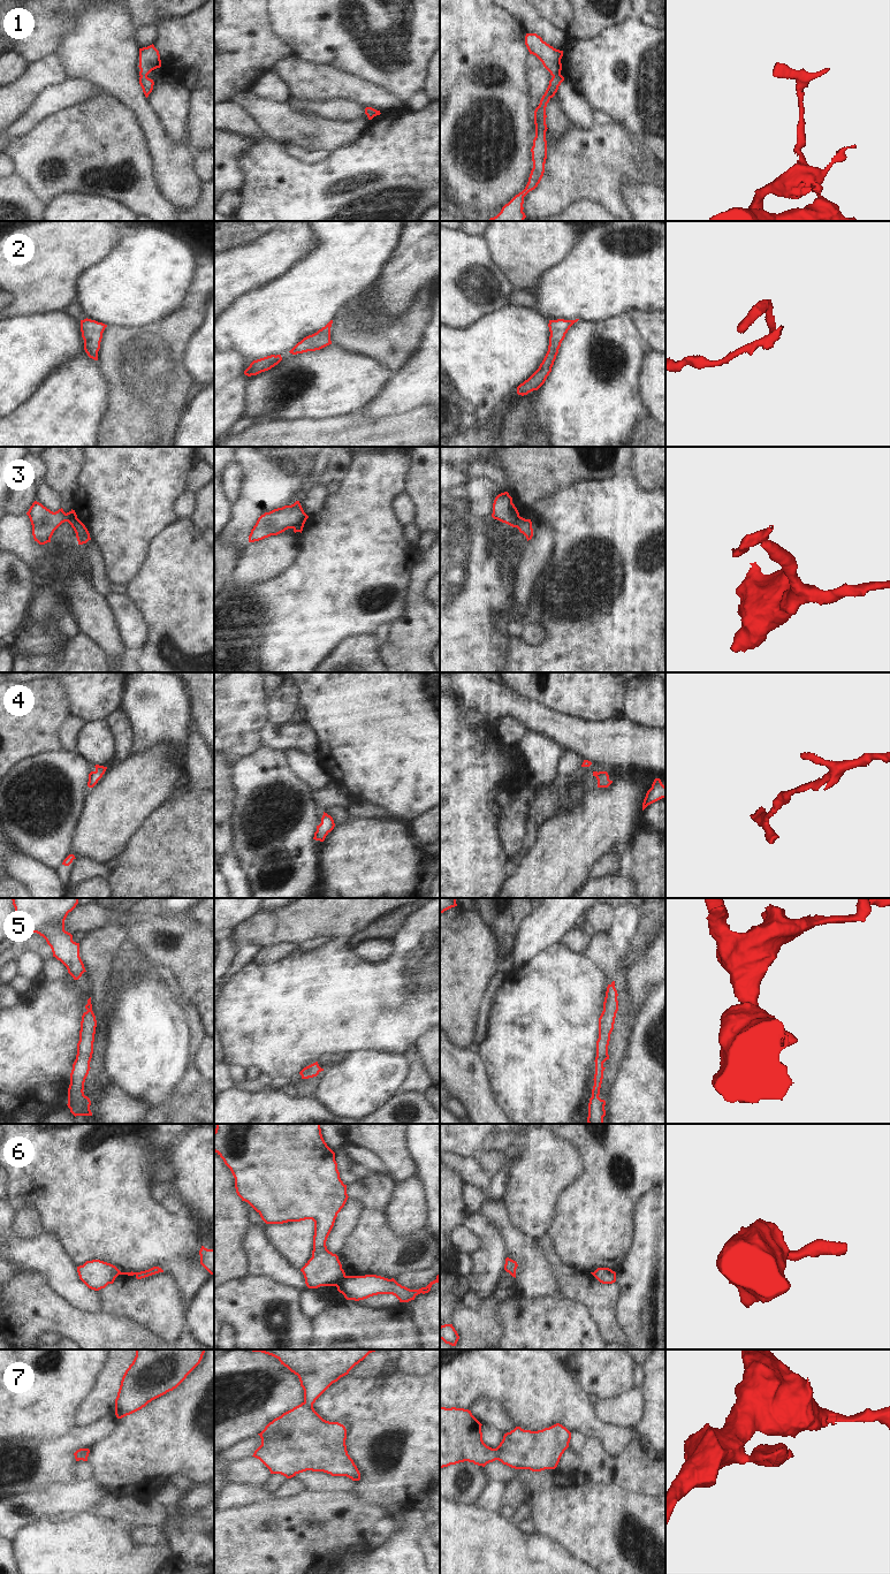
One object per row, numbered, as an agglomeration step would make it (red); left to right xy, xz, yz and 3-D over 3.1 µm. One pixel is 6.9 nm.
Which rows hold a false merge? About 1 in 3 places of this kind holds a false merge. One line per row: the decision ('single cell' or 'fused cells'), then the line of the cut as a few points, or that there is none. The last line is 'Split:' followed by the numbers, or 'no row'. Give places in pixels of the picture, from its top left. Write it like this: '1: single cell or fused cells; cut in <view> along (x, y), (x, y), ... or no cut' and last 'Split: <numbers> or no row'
1: single cell; no cut
2: single cell; no cut
3: fused cells; cut in yz along (519, 516), (514, 526)
4: single cell; no cut
5: single cell; no cut
6: fused cells; cut in xz along (347, 1276), (336, 1286)
7: single cell; no cut
Split: 3, 6

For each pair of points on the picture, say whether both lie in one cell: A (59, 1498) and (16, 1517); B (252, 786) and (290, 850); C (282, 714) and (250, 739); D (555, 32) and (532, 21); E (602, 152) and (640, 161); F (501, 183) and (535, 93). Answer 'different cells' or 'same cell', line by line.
A: same cell
B: same cell
C: different cells
D: same cell
E: same cell
F: different cells

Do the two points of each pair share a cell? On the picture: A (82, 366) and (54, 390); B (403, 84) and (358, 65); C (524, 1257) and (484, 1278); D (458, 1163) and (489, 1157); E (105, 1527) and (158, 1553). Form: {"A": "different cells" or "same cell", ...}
{"A": "same cell", "B": "same cell", "C": "different cells", "D": "different cells", "E": "same cell"}

